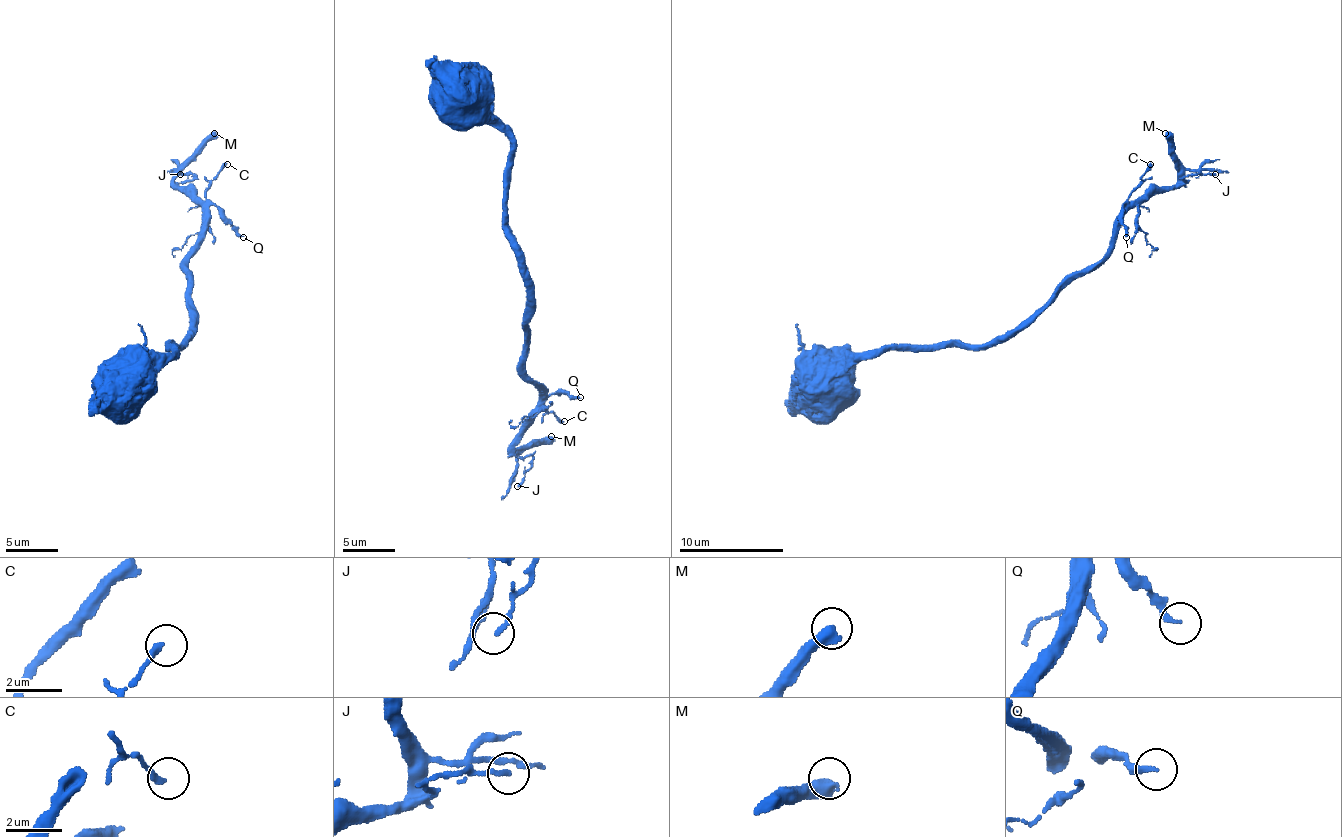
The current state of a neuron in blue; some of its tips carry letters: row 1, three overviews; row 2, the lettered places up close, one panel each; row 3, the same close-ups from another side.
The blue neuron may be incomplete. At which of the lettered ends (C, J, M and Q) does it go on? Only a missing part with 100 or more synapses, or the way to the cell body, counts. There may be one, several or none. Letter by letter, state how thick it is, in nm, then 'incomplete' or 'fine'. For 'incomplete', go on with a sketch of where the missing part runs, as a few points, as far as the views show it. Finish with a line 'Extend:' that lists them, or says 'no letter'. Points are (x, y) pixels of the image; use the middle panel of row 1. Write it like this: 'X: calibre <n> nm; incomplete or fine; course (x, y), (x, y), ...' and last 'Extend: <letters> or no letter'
C: calibre 240 nm; fine
J: calibre 170 nm; fine
M: calibre 500 nm; incomplete
Q: calibre 200 nm; fine
Extend: M

